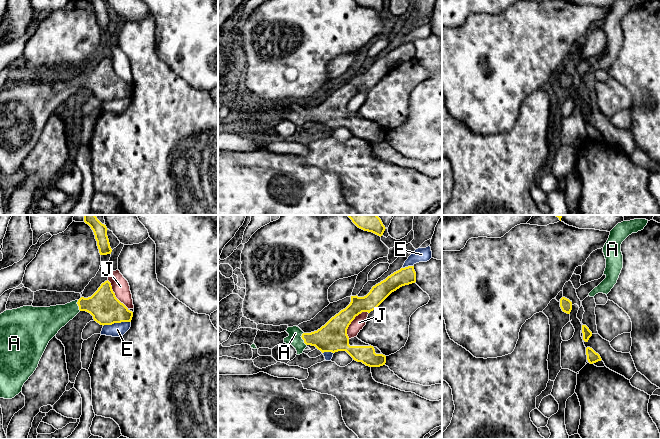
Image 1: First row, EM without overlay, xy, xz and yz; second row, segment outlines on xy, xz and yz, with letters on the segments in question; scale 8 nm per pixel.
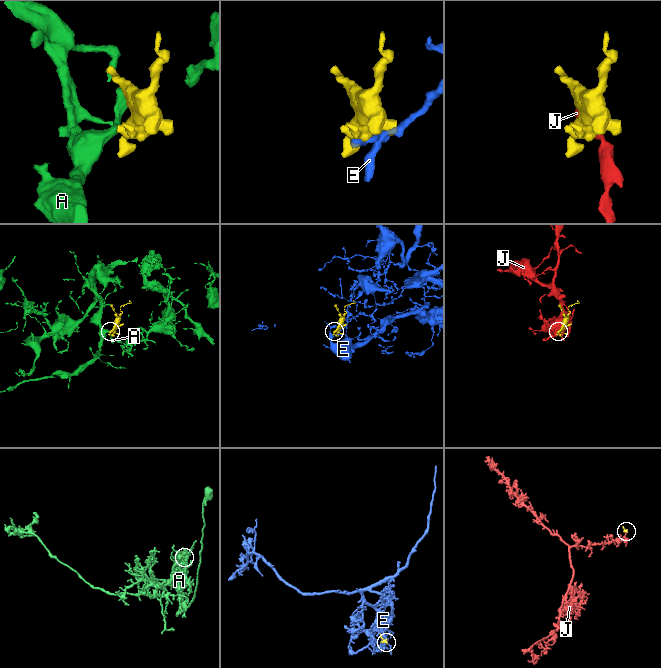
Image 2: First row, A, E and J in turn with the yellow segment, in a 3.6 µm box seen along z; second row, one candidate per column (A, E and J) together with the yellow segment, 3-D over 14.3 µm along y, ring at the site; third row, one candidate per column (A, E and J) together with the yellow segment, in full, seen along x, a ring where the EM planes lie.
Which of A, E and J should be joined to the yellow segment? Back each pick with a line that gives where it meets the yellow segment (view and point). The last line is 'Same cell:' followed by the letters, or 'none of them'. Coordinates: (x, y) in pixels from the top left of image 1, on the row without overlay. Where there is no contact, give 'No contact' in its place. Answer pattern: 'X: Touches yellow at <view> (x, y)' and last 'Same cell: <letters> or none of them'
A: Touches yellow at xz (302, 114)
Same cell: A

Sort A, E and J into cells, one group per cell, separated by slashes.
A / E / J

